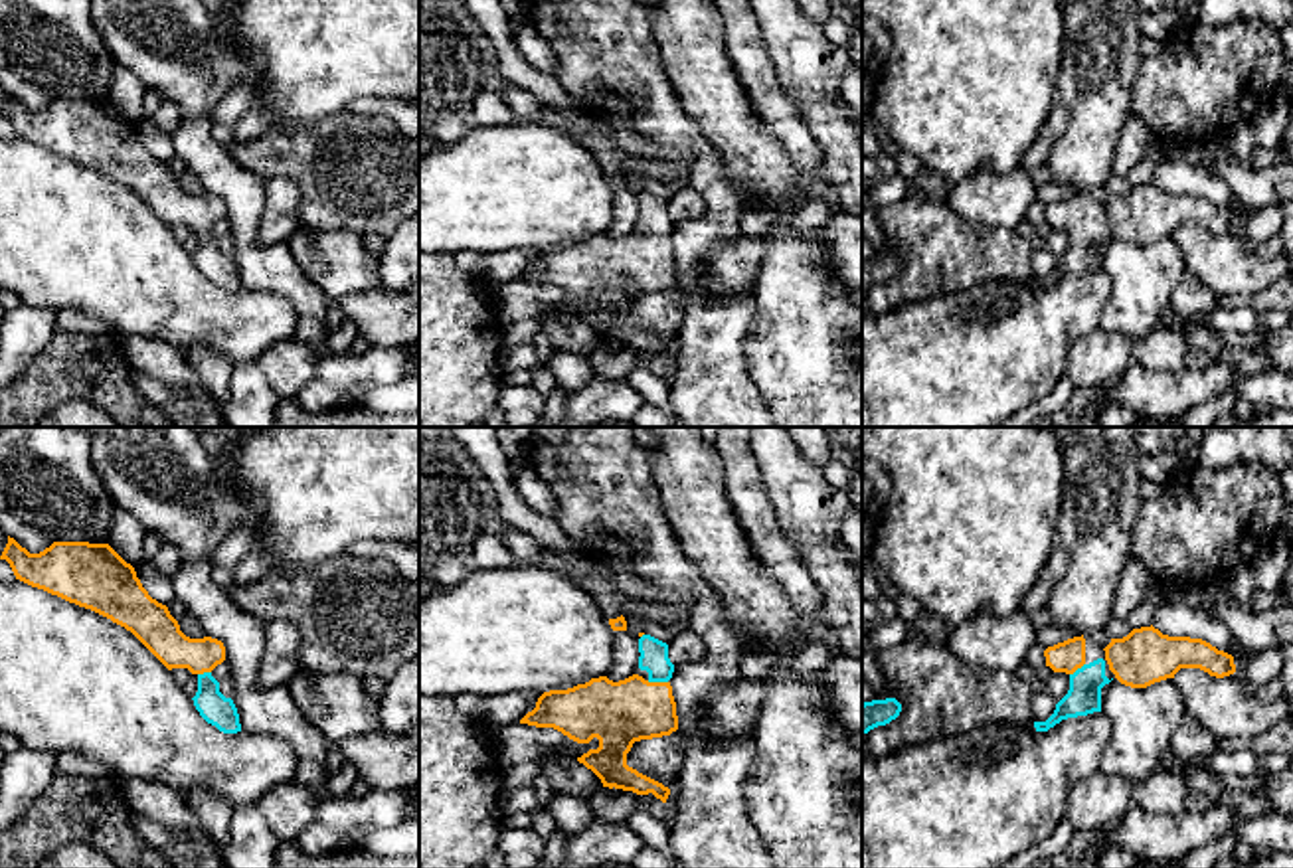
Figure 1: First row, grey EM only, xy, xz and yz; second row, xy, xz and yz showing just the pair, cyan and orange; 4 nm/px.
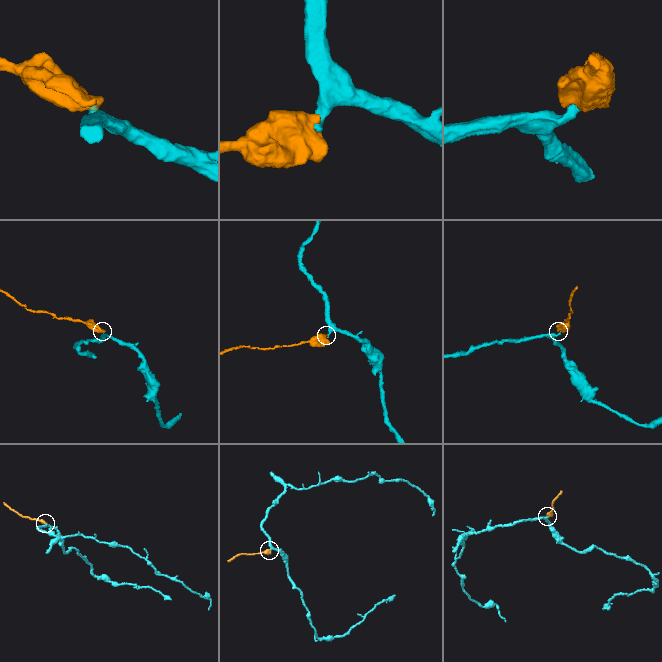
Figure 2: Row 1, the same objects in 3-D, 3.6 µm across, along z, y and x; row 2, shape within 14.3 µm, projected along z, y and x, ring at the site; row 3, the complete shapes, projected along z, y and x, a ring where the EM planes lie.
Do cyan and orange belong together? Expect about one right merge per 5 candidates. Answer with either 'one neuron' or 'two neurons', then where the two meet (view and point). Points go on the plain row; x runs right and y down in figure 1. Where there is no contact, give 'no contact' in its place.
one neuron | xz (657, 238)

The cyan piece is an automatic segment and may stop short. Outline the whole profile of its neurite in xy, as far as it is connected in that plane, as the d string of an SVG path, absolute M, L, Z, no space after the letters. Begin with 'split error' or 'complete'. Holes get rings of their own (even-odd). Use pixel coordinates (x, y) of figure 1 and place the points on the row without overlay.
split error | M14 95L0 113L16 136L91 166L130 188L168 227L188 225L198 233L192 255L200 273L223 291L241 289L231 255L219 249L212 227L225 217L221 198L190 196L168 164L142 144L136 129L109 101L53 99L30 111Z

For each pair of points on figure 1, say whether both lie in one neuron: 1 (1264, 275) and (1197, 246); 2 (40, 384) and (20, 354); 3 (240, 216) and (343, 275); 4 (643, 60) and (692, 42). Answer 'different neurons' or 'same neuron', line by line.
1: same neuron
2: different neurons
3: different neurons
4: different neurons

